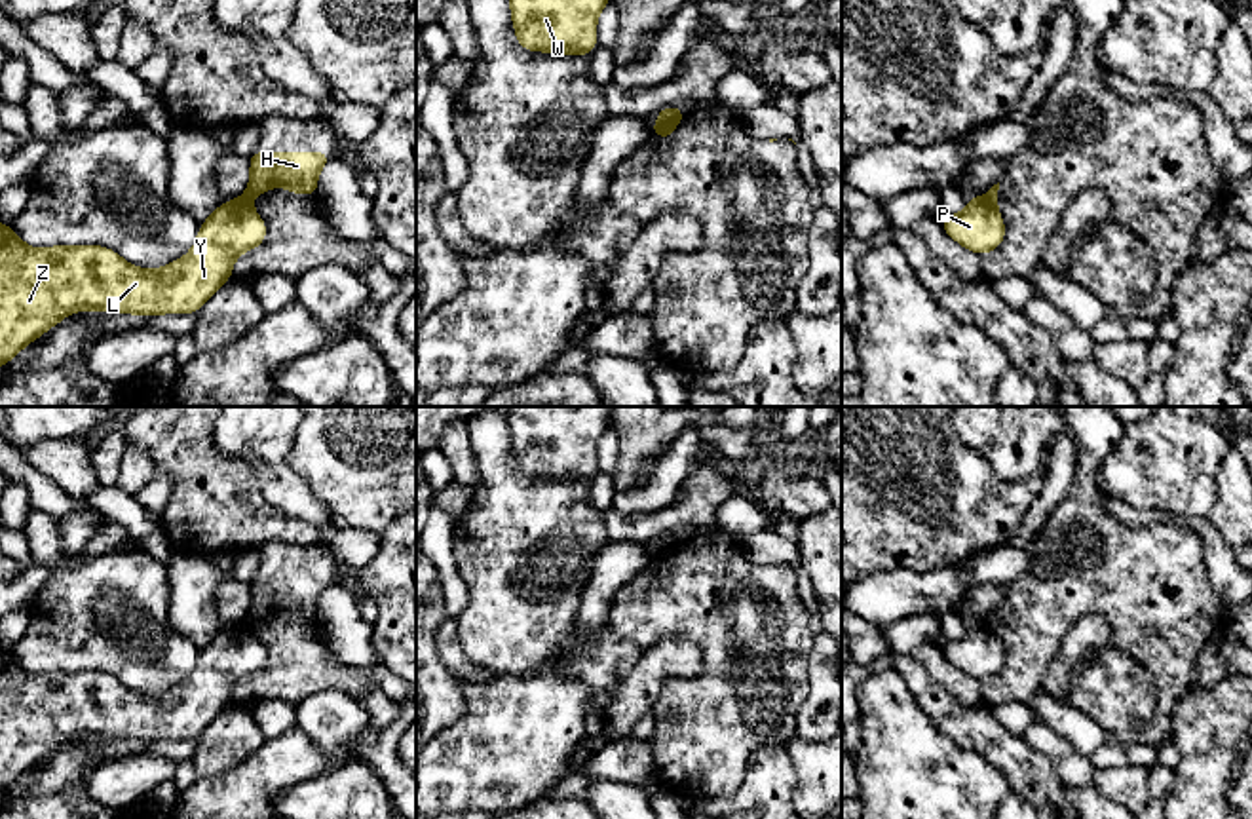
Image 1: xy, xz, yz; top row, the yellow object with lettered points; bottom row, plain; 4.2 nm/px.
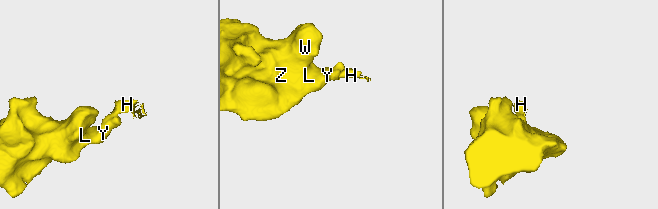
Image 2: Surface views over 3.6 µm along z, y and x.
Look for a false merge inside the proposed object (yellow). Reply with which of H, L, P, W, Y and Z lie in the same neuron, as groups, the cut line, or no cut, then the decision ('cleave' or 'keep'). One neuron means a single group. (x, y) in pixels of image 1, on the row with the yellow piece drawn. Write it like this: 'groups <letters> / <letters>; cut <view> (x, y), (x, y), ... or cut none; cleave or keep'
groups H / L P W Y Z; cut yz (979, 198), (996, 209); cleave

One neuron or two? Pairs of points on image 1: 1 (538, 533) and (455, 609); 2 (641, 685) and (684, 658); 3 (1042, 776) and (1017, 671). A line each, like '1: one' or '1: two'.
1: two
2: one
3: two

